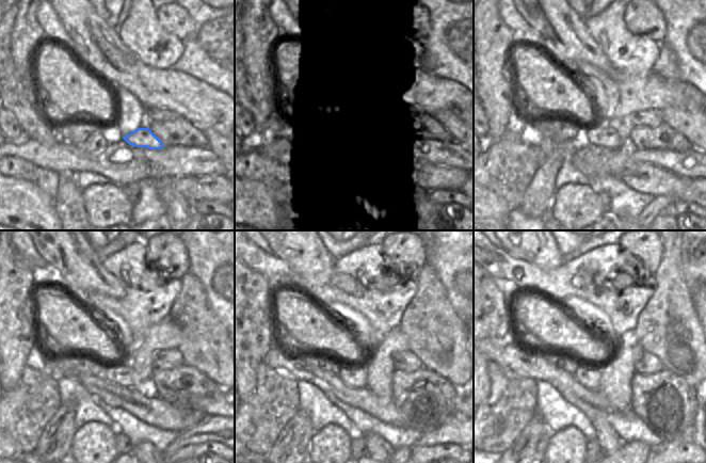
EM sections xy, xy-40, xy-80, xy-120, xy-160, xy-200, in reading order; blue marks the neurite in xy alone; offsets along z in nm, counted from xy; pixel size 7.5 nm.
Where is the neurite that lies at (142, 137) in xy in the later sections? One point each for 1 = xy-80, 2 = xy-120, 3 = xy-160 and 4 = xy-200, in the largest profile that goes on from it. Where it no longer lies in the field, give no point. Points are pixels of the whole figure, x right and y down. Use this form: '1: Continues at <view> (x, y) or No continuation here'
1: Continues at xy-80 (604, 136)
2: Continues at xy-120 (121, 373)
3: Continues at xy-160 (353, 376)
4: Continues at xy-200 (589, 376)

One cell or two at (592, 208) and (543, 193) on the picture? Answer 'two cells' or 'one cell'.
two cells

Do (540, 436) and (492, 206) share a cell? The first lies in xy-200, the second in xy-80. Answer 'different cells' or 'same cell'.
different cells

